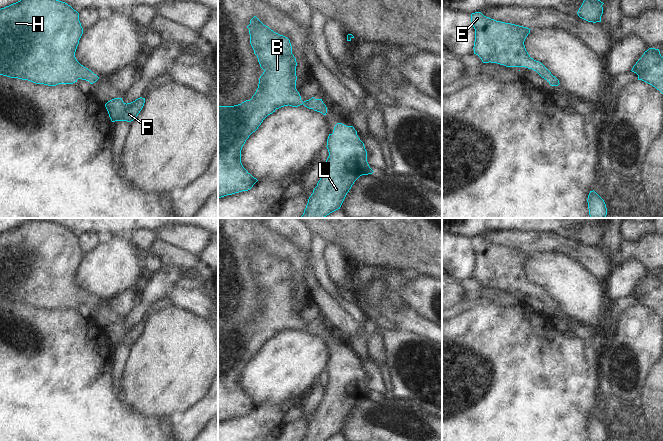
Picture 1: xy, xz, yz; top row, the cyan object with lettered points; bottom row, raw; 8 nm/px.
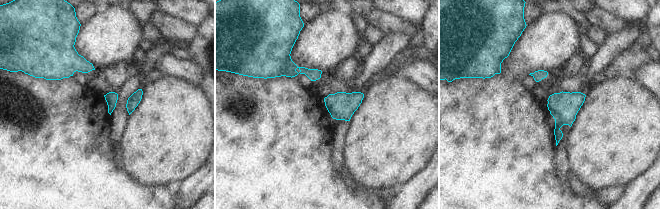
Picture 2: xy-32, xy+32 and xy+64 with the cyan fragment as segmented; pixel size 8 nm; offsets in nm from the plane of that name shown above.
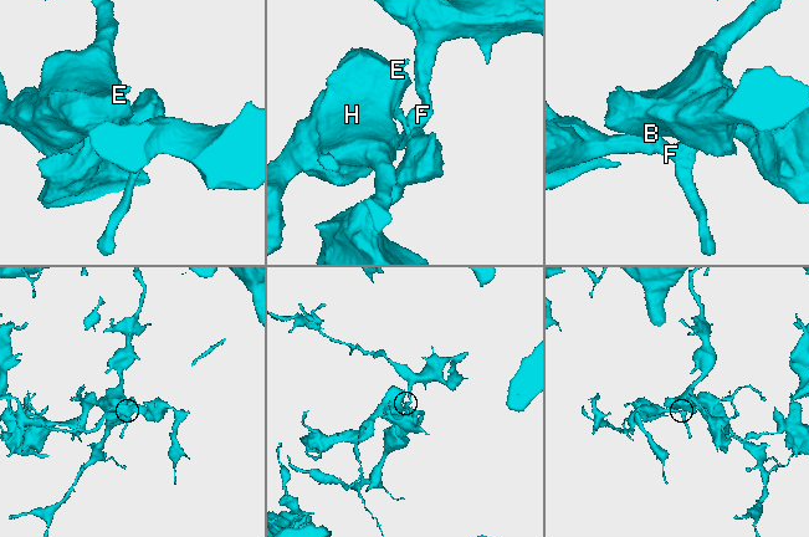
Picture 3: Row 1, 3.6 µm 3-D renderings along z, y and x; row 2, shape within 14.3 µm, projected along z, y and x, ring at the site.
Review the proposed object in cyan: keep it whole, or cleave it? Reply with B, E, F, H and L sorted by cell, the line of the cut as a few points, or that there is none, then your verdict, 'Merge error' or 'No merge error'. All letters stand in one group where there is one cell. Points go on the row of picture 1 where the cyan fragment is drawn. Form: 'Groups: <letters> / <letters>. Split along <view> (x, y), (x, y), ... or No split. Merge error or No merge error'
Groups: B E F H L. No split. No merge error.

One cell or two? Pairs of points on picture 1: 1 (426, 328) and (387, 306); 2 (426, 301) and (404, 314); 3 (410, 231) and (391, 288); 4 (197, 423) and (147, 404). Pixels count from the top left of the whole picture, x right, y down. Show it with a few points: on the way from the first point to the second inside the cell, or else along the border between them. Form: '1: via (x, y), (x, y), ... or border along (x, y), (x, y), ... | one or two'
1: via (416, 324), (397, 313) | one
2: border along (407, 305), (431, 322) | two
3: border along (378, 264), (384, 264), (387, 267), (399, 270) | two
4: border along (202, 398), (183, 412) | two

